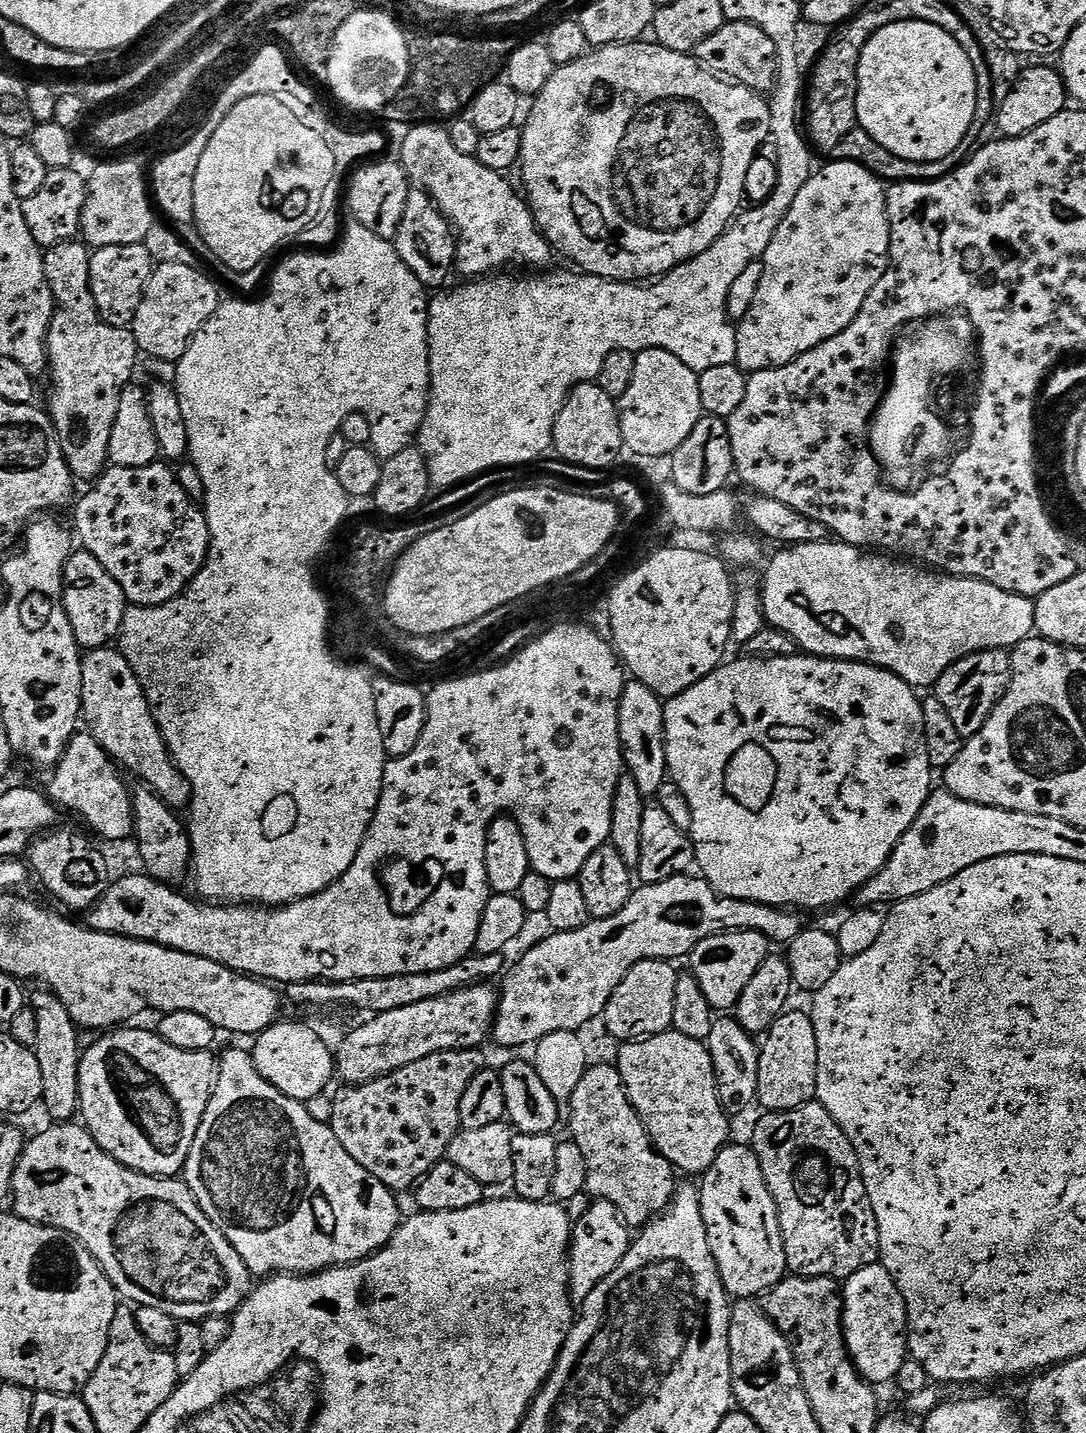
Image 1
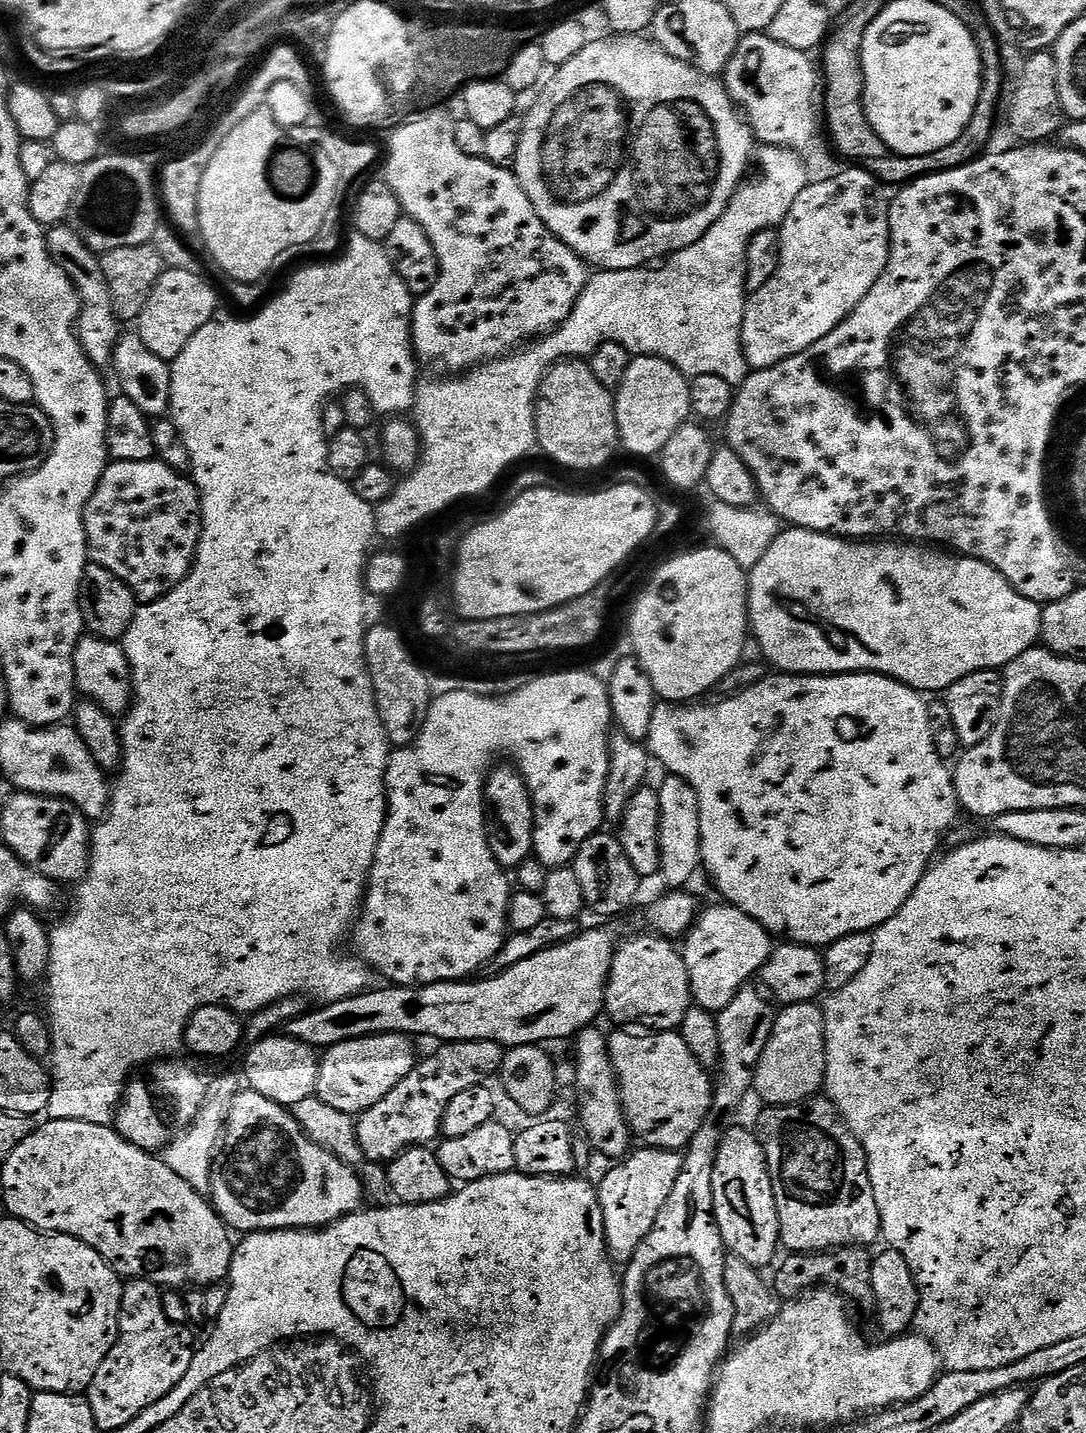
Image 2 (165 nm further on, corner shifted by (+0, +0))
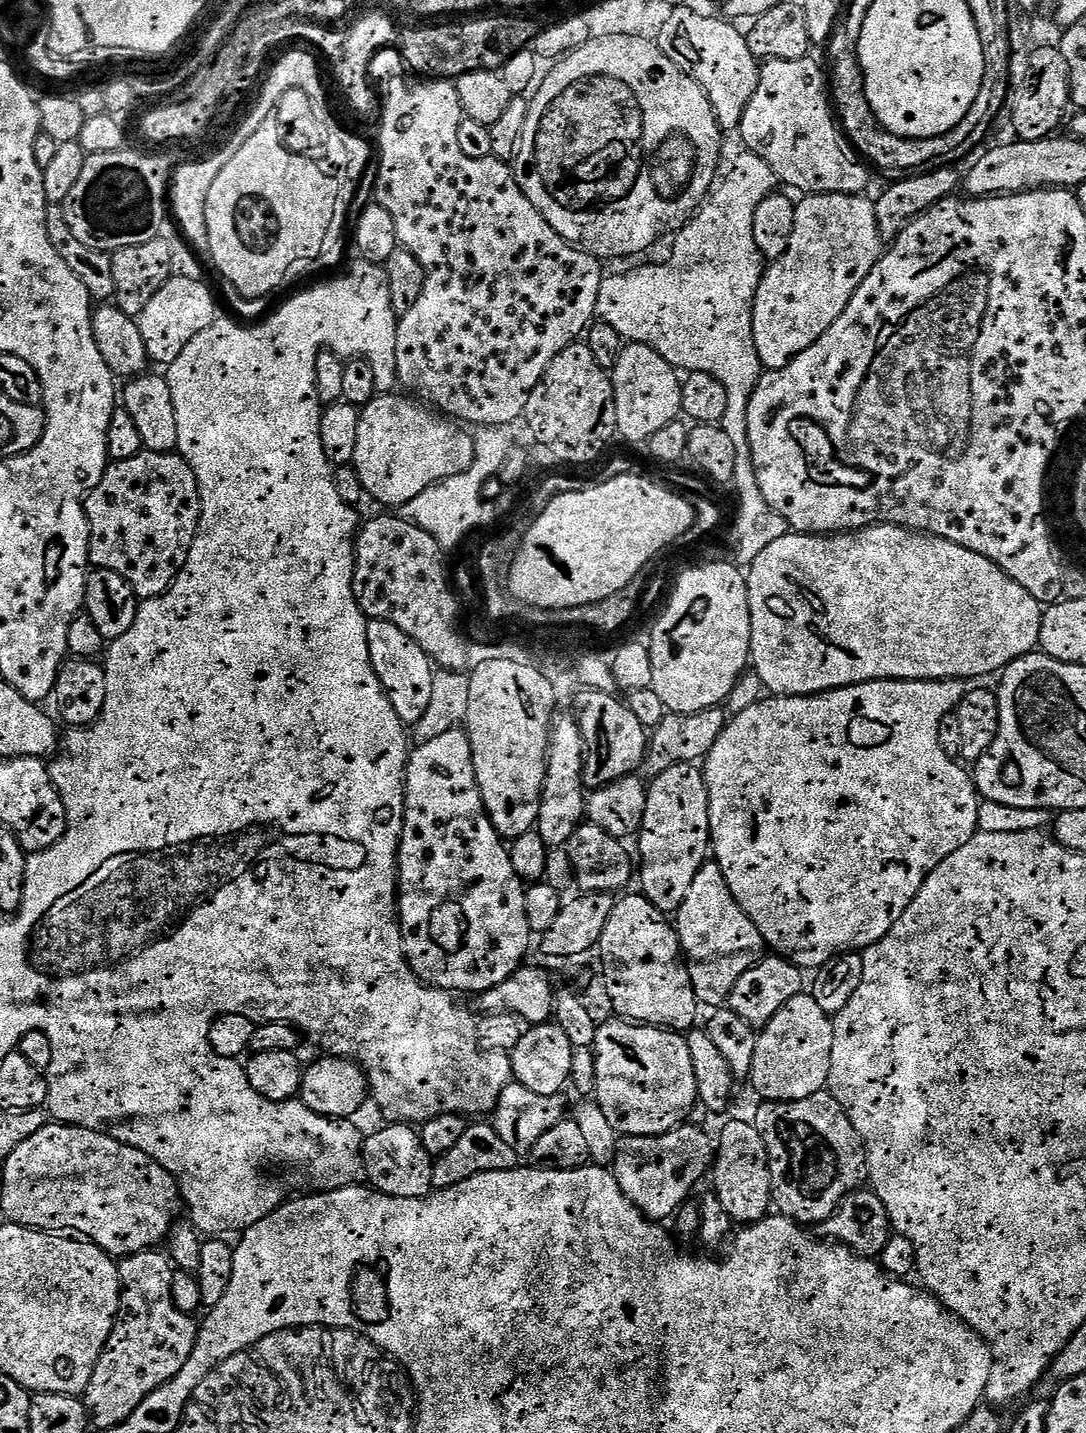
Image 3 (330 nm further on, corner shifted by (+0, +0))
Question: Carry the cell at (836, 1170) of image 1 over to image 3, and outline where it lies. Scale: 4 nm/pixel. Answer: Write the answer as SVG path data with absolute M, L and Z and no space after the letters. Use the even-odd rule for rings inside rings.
M828 1090L810 1098L791 1100L789 1104L764 1102L759 1106L754 1123L766 1146L772 1175L772 1198L779 1215L789 1216L797 1224L805 1226L823 1225L840 1209L845 1198L863 1185L860 1183L868 1180L868 1151L858 1130L854 1130L854 1122L850 1122L848 1111Z

